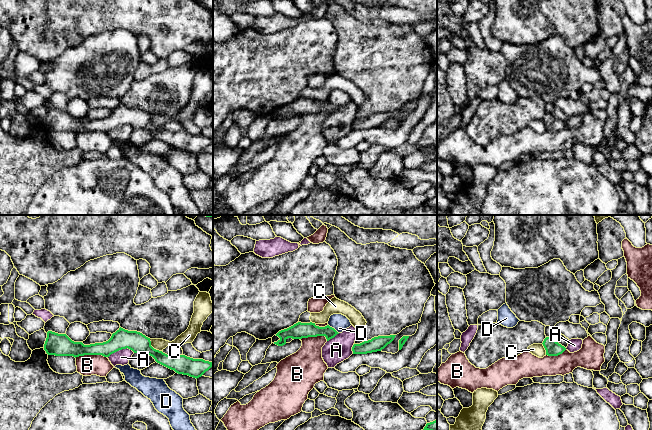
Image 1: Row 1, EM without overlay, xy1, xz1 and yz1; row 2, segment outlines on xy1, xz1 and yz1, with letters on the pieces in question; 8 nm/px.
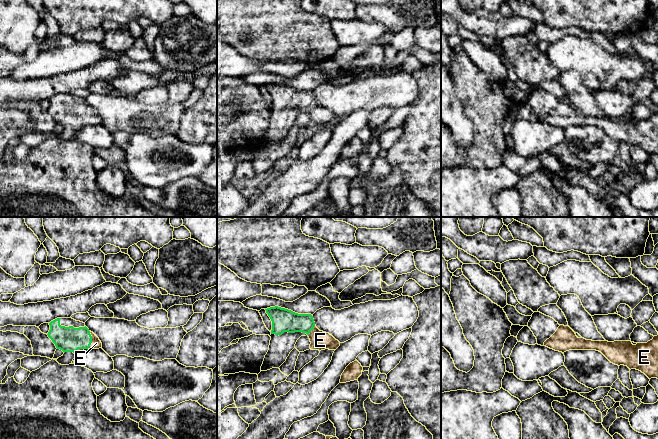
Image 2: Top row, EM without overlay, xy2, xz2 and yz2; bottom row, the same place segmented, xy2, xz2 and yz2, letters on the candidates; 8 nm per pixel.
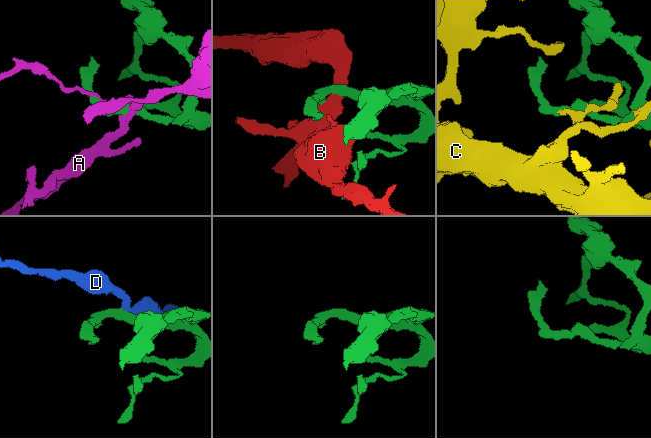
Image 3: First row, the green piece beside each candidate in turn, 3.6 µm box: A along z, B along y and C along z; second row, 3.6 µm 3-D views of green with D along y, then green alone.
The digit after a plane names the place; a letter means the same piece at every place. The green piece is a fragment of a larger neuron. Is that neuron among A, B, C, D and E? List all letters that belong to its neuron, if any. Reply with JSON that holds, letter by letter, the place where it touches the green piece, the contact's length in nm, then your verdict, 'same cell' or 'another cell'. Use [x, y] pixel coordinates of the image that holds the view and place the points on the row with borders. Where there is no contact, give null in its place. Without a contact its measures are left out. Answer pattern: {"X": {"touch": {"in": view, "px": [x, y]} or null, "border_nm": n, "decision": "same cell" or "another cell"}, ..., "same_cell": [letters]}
{"A": {"touch": {"in": "xy1", "px": [120, 349]}, "border_nm": 220, "decision": "another cell"}, "B": {"touch": {"in": "xy1", "px": [90, 354]}, "border_nm": 260, "decision": "another cell"}, "C": {"touch": {"in": "xy1", "px": [152, 347]}, "border_nm": 140, "decision": "another cell"}, "D": {"touch": {"in": "xz1", "px": [333, 328]}, "border_nm": 120, "decision": "another cell"}, "E": {"touch": {"in": "xy2", "px": [91, 340]}, "border_nm": 150, "decision": "same cell"}, "same_cell": ["E"]}

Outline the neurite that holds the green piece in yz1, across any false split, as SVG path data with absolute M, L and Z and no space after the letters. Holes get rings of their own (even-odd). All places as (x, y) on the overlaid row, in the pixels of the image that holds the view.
M546 337L542 344L546 350L546 355L548 356L558 356L566 350L564 346L553 340L551 337Z

